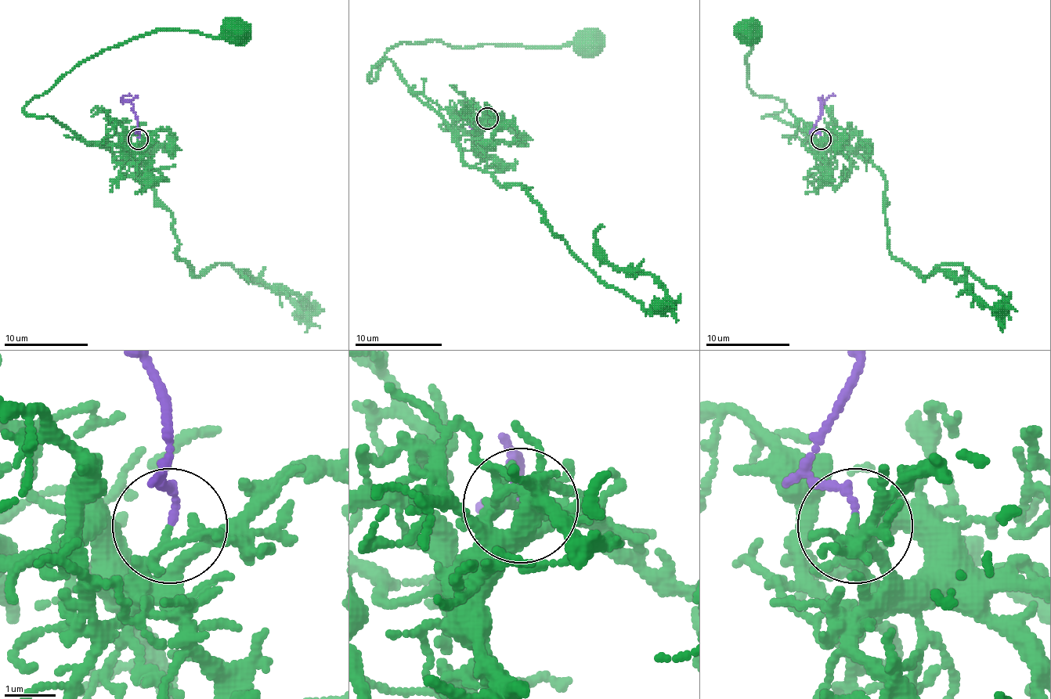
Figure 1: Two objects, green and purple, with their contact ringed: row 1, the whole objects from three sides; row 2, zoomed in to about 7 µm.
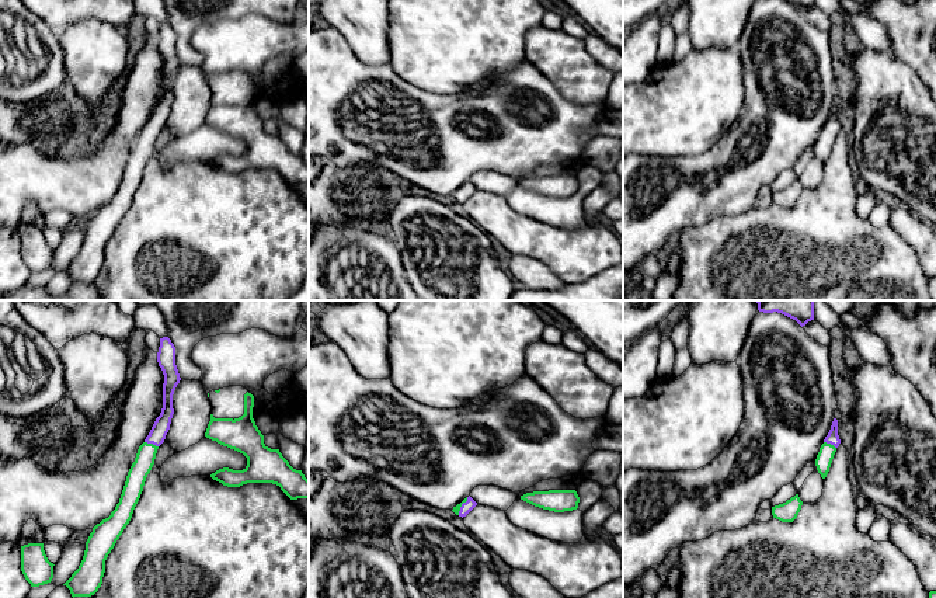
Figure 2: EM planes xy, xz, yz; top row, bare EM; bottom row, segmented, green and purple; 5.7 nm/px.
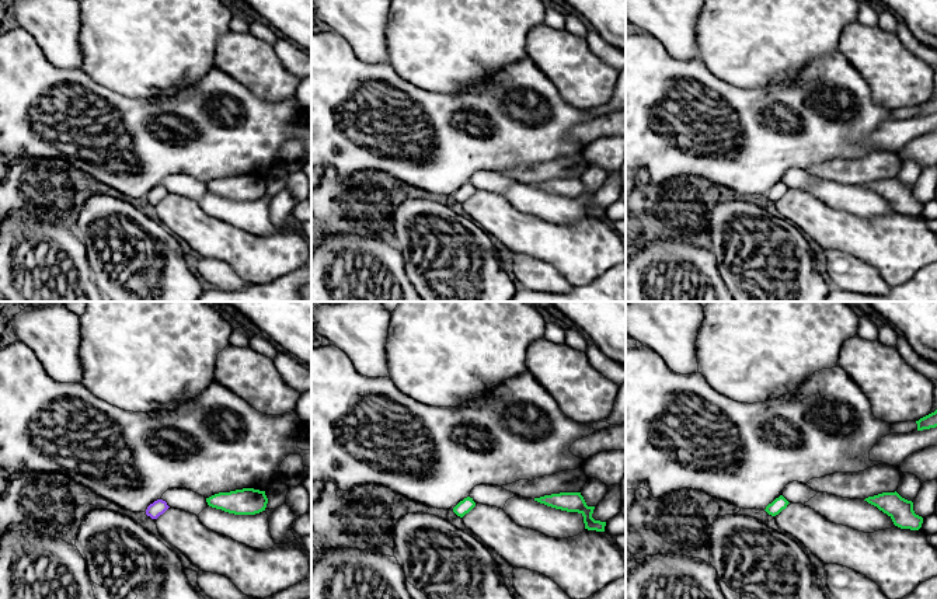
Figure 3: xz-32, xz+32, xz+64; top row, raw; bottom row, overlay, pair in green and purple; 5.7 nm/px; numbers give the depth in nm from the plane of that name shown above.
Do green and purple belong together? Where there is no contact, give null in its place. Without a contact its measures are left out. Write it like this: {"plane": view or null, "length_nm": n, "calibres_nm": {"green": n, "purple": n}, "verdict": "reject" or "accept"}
{"plane": "xy", "length_nm": 90, "calibres_nm": {"green": 110, "purple": 100}, "verdict": "accept"}

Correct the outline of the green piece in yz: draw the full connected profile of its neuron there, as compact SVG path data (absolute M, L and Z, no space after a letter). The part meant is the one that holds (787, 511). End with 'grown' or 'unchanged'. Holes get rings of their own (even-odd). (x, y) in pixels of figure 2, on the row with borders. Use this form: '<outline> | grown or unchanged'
M796 494L786 503L772 507L772 515L782 522L793 522L797 518L801 505L803 501L798 494Z | unchanged

